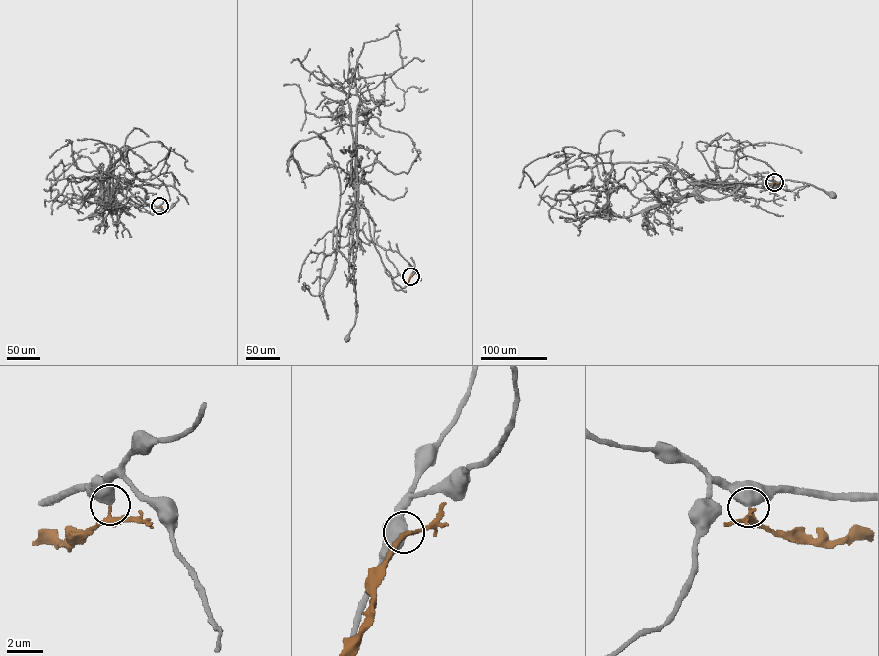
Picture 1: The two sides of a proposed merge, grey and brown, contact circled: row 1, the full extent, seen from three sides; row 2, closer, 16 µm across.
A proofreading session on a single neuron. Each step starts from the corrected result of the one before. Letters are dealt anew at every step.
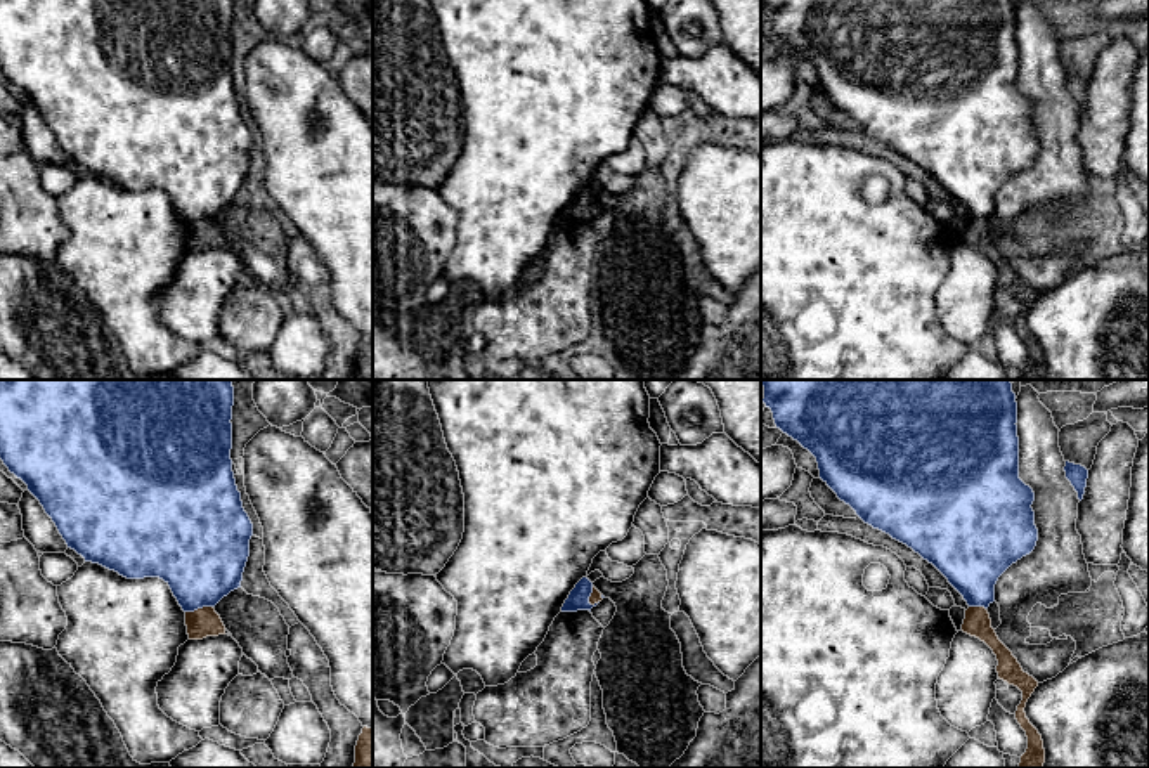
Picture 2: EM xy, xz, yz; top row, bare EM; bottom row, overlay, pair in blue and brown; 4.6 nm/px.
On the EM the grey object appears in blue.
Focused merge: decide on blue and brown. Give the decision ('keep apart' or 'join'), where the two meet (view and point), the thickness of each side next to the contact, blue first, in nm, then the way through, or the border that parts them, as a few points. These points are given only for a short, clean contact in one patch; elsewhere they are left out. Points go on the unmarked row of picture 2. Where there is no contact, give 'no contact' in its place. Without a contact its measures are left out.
keep apart | xy (198, 219) | 420/140 nm | along xy (212, 217), (186, 224)

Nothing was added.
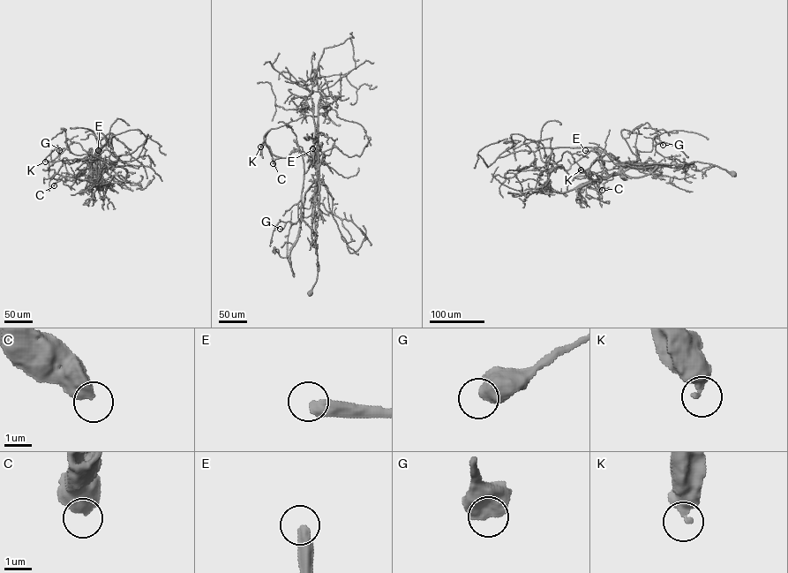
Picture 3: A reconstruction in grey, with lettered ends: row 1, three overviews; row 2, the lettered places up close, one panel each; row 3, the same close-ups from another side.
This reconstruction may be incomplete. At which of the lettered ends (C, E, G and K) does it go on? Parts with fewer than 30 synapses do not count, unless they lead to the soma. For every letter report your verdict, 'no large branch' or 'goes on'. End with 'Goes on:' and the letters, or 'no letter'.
C: no large branch
E: goes on
G: no large branch
K: no large branch
Goes on: E

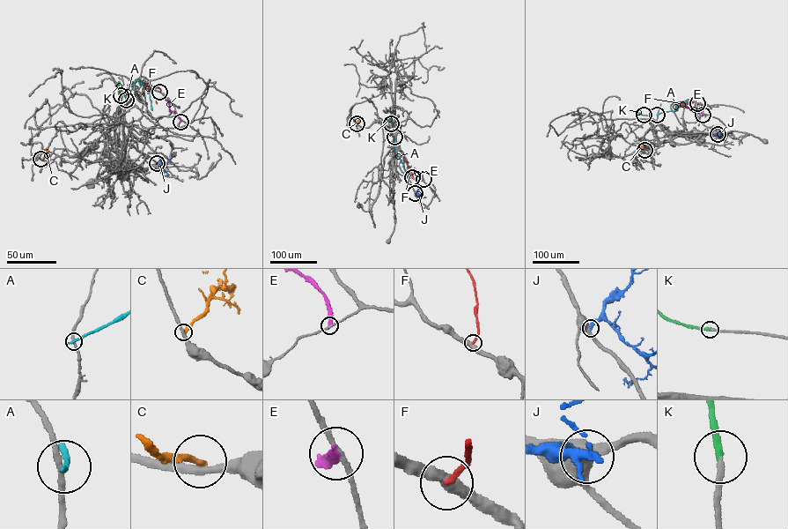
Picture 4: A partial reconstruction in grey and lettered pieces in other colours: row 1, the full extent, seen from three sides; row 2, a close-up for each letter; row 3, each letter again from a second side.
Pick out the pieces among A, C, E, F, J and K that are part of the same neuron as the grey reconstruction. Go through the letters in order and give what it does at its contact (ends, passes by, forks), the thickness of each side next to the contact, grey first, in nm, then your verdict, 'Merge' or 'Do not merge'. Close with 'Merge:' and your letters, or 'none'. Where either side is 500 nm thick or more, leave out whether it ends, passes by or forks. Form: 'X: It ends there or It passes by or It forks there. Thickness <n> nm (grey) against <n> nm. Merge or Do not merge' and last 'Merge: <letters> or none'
A: It ends there. Thickness 220 nm (grey) against 240 nm. Do not merge
C: It ends there. Thickness 280 nm (grey) against 280 nm. Do not merge
E: It ends there. Thickness 170 nm (grey) against 280 nm. Do not merge
F: It ends there. Thickness 440 nm (grey) against 200 nm. Do not merge
J: Thickness 550 nm (grey) against 280 nm. Do not merge
K: It ends there. Thickness 220 nm (grey) against 280 nm. Merge
Merge: K

